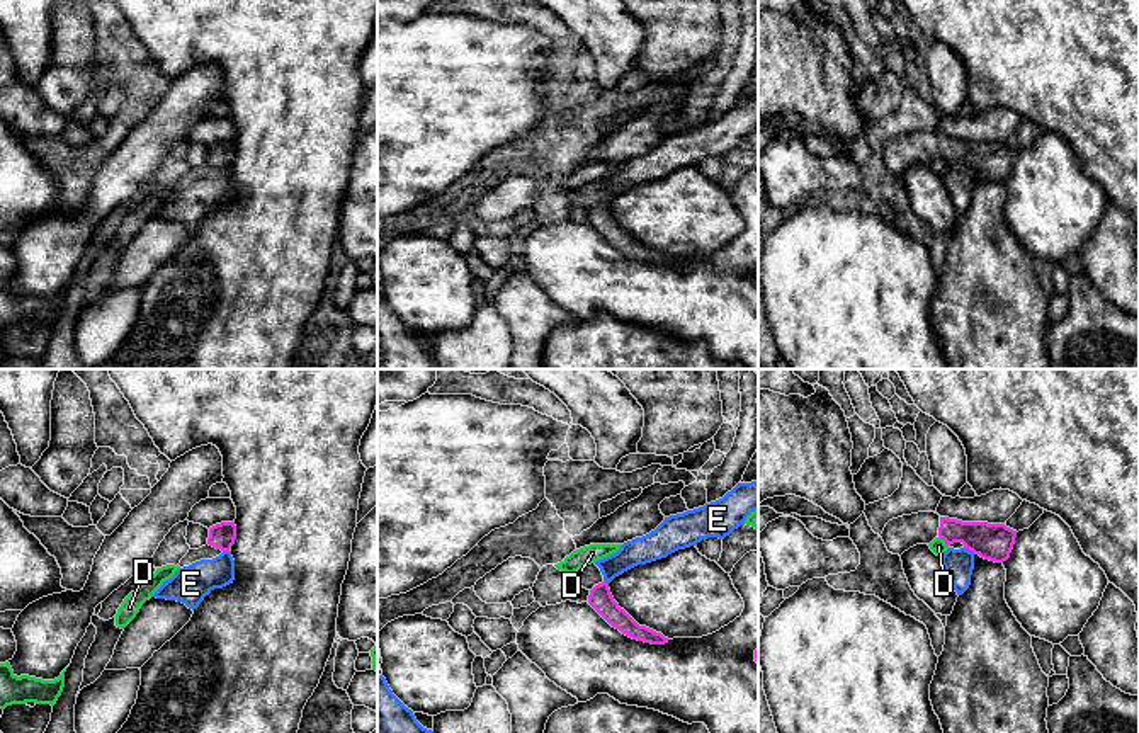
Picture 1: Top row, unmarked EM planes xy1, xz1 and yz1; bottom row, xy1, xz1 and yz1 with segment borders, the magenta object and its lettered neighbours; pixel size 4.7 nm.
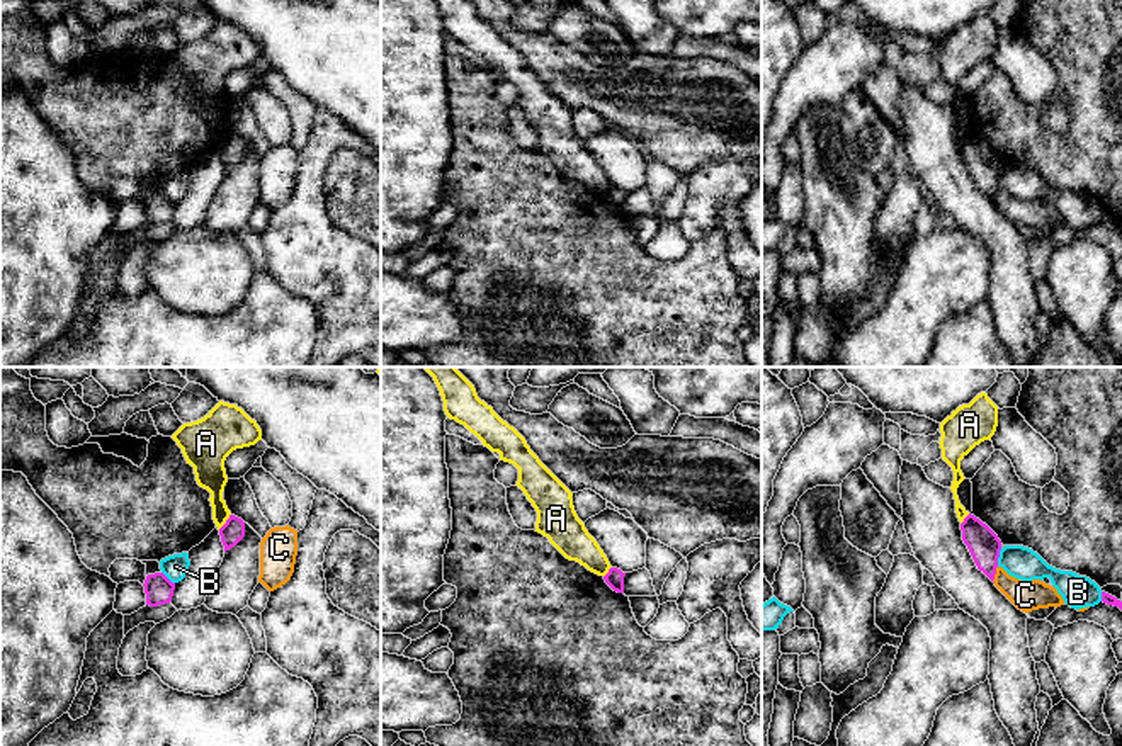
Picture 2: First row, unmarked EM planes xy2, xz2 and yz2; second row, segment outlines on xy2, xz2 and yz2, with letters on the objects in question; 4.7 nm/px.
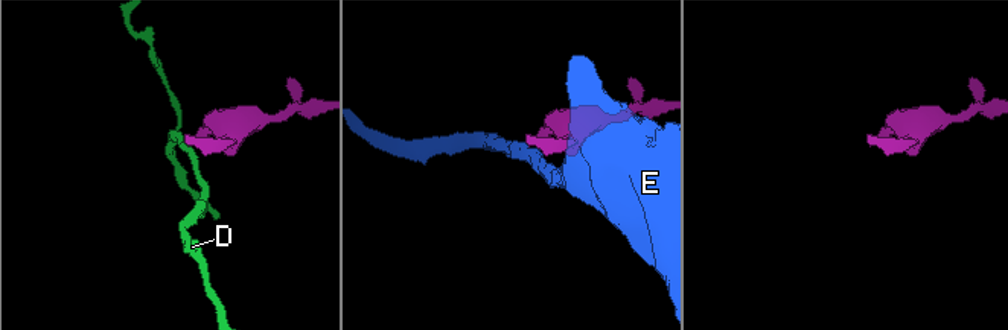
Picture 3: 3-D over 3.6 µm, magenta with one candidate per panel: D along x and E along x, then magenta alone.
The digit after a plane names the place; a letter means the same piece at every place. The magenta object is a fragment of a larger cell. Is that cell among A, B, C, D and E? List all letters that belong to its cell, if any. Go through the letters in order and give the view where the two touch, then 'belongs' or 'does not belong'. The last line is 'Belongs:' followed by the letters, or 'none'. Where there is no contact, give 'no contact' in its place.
A: xy2 | does not belong
B: yz2 | does not belong
C: yz2 | does not belong
D: yz1 | does not belong
E: yz1 | does not belong
Belongs: none

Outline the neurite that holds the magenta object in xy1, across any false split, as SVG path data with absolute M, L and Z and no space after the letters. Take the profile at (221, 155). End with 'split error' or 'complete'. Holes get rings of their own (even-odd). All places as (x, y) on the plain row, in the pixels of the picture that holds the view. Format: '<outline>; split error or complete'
M221 141L209 146L207 163L221 168L230 170L236 158L236 145L235 141Z; complete

